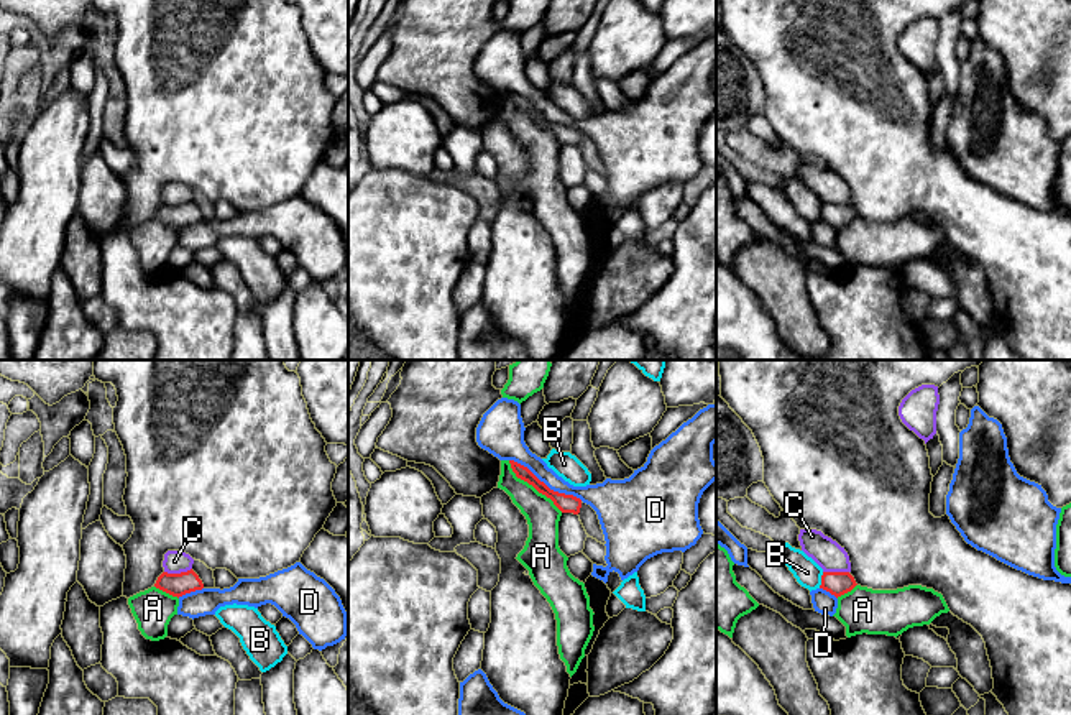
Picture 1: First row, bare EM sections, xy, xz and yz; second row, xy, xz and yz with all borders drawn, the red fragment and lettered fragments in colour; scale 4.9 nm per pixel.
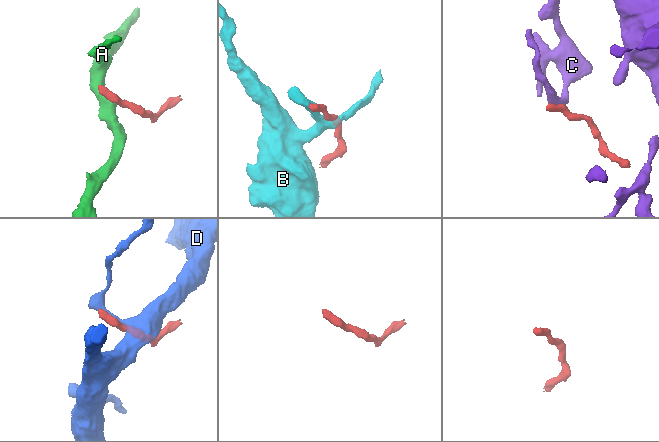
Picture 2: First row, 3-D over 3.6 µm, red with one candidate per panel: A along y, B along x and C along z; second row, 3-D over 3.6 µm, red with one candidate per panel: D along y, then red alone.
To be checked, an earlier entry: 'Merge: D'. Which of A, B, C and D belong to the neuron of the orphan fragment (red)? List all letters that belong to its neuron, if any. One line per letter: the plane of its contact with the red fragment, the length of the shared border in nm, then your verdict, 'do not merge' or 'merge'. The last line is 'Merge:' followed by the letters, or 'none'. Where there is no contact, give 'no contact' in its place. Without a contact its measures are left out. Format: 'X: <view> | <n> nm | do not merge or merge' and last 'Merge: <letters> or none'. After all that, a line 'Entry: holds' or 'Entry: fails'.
A: xz | 380 nm | do not merge
B: yz | 80 nm | do not merge
C: xy | 140 nm | do not merge
D: xz | 420 nm | merge
Merge: D
Entry: holds

